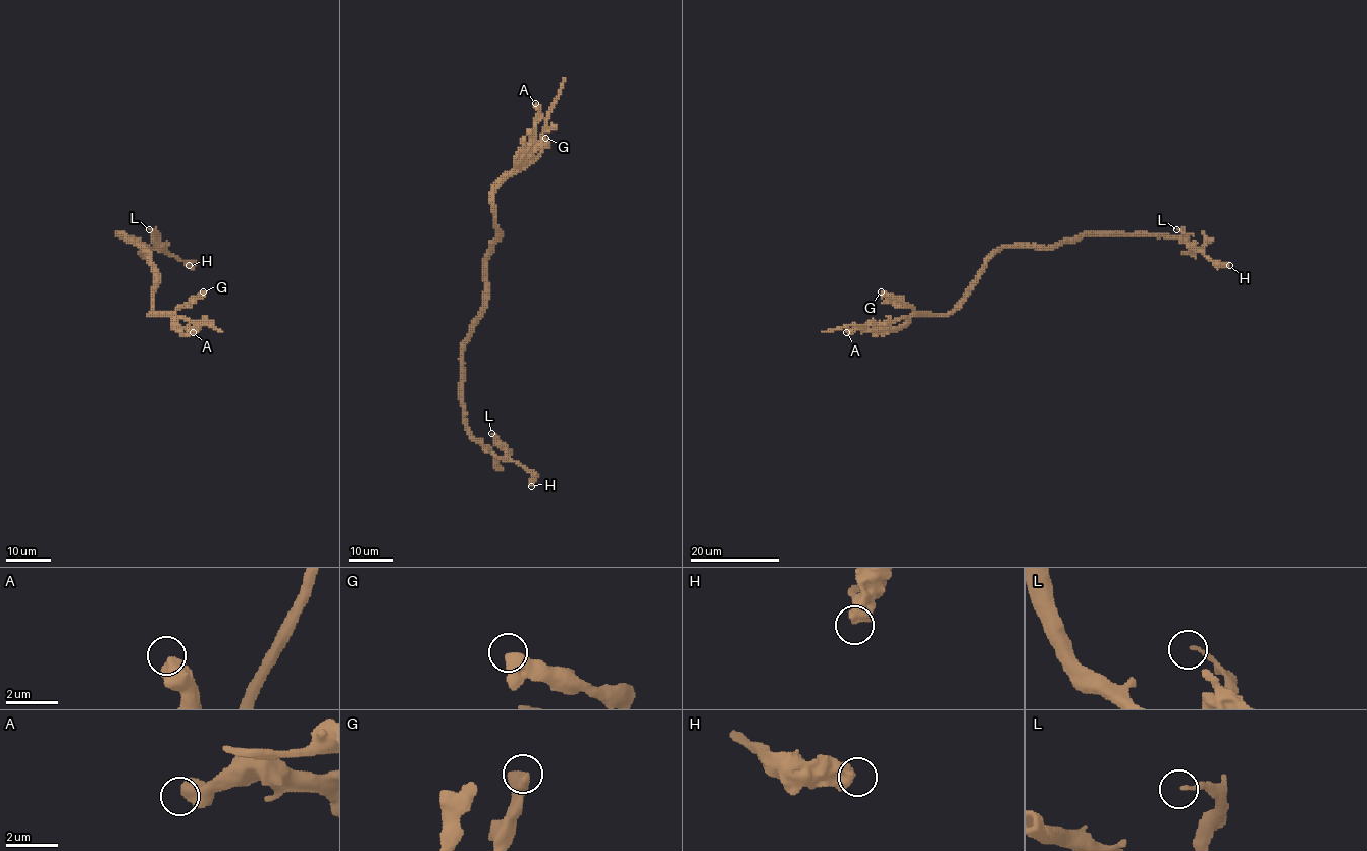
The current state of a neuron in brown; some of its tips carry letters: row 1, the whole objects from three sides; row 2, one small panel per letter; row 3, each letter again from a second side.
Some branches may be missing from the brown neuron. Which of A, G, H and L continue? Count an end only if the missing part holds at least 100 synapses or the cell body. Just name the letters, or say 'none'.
none

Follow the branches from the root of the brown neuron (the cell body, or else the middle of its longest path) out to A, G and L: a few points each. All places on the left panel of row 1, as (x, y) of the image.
A: (142, 246), (152, 261), (155, 274), (154, 310), (151, 314), (169, 314), (181, 328), (195, 330), (193, 332)
G: (142, 246), (152, 261), (155, 274), (154, 310), (151, 314), (168, 314), (188, 307), (203, 291)
L: (142, 246), (119, 234), (163, 250), (153, 241), (155, 232), (149, 229)

